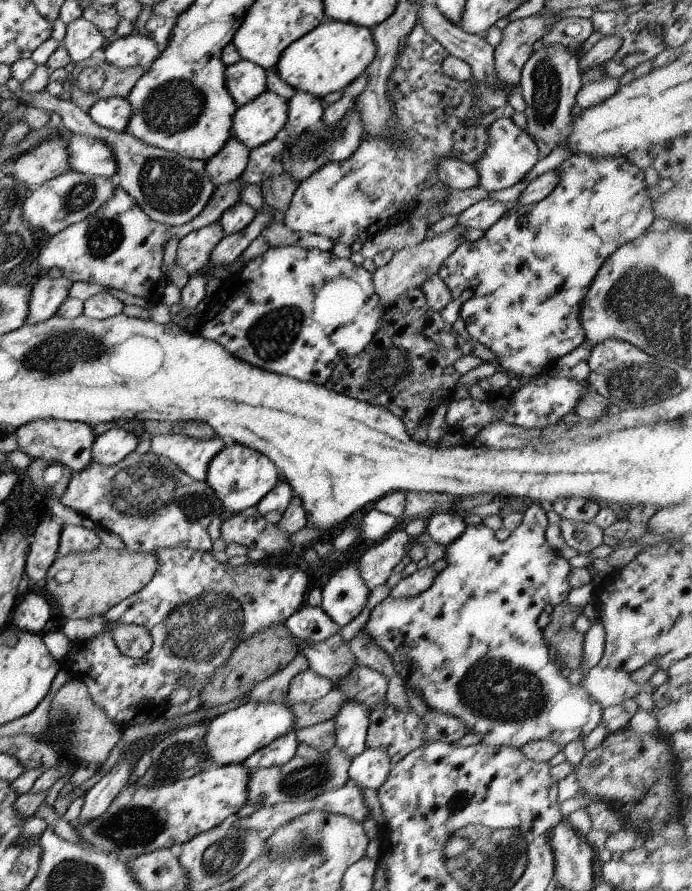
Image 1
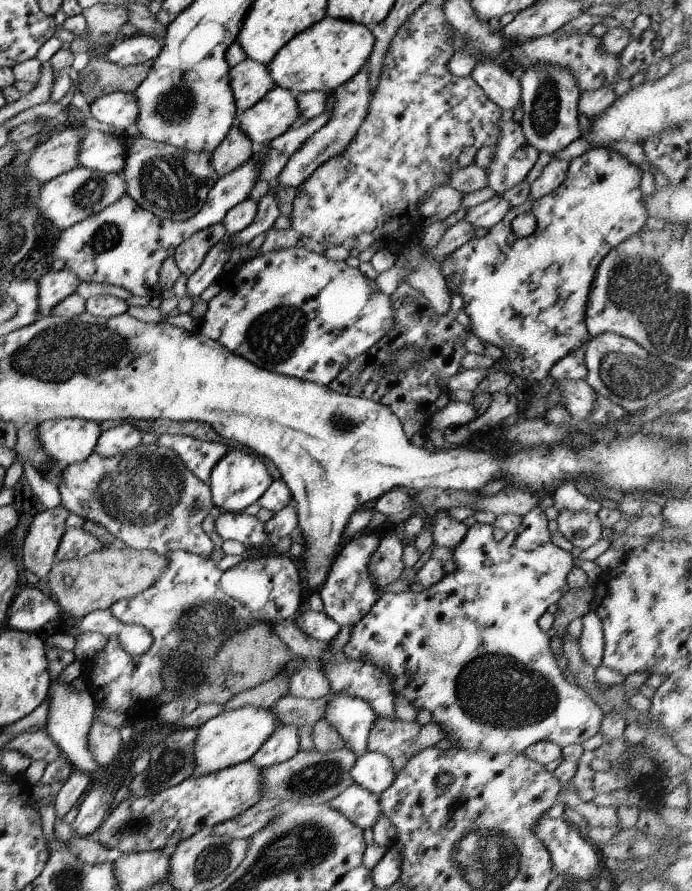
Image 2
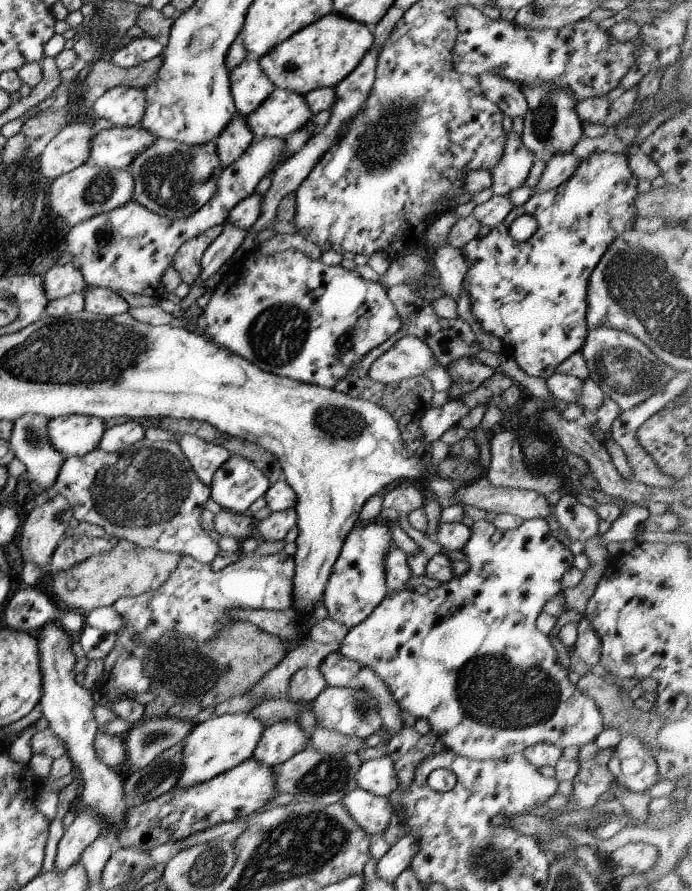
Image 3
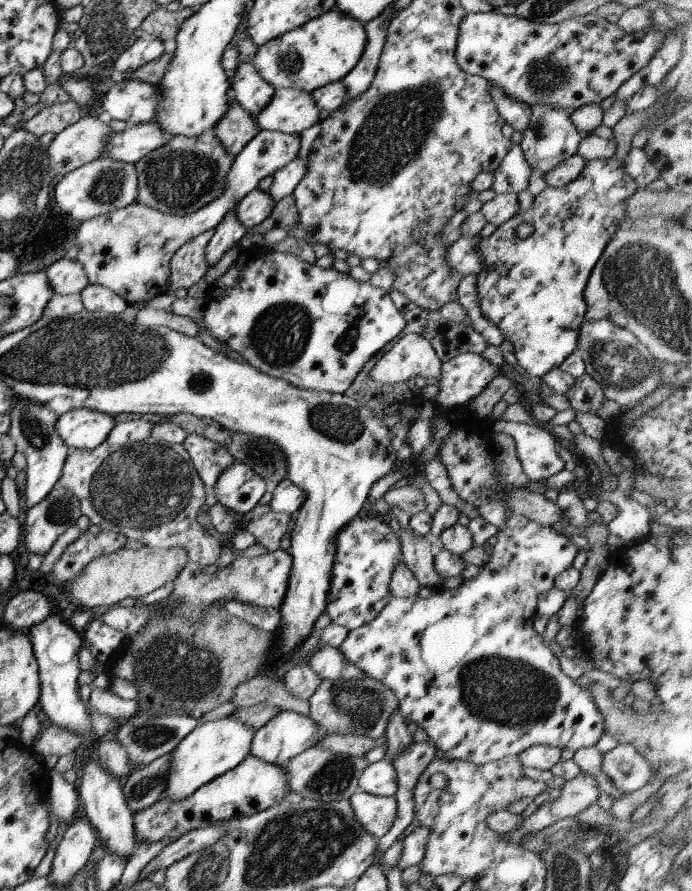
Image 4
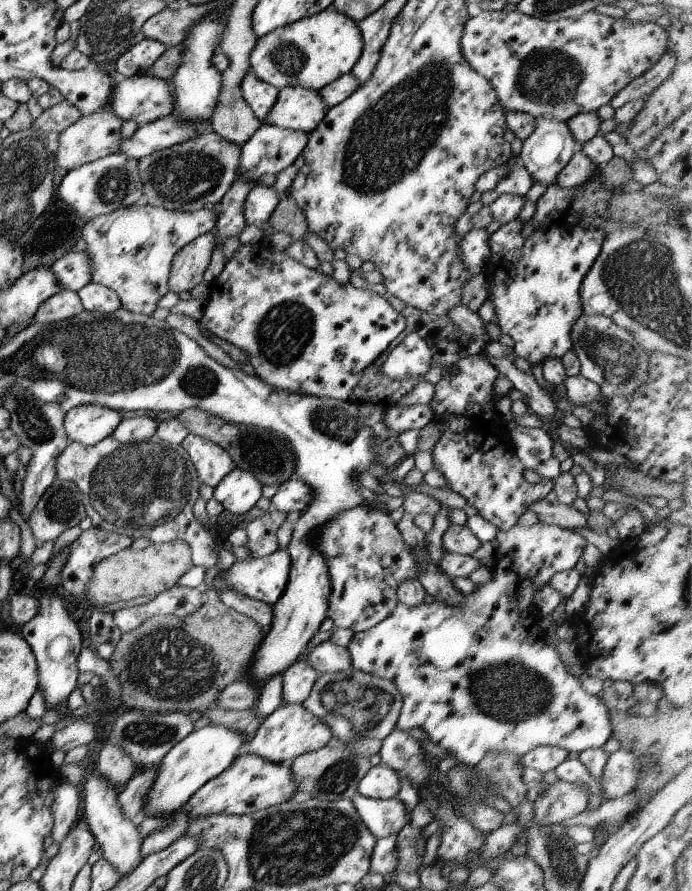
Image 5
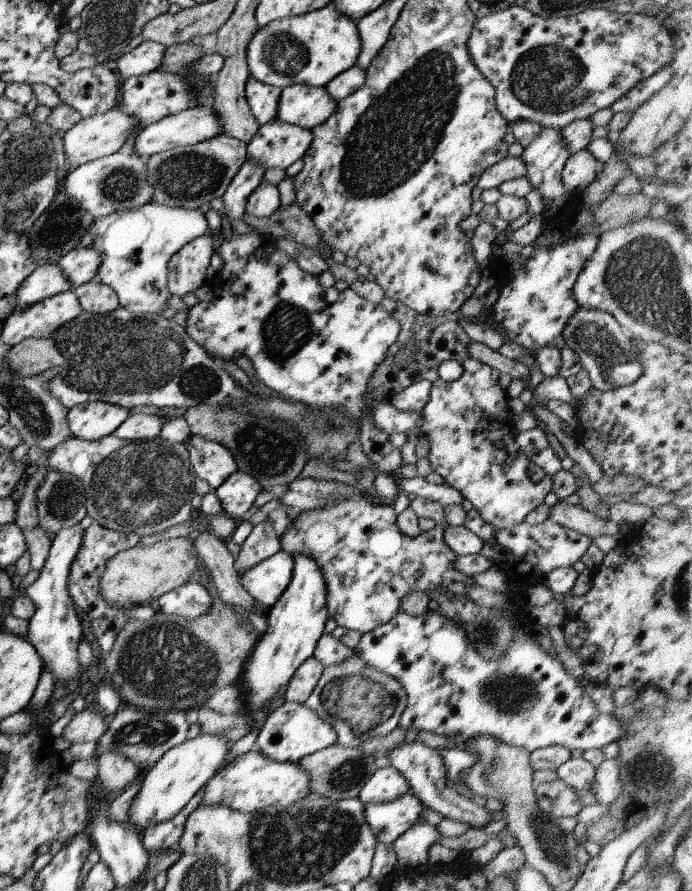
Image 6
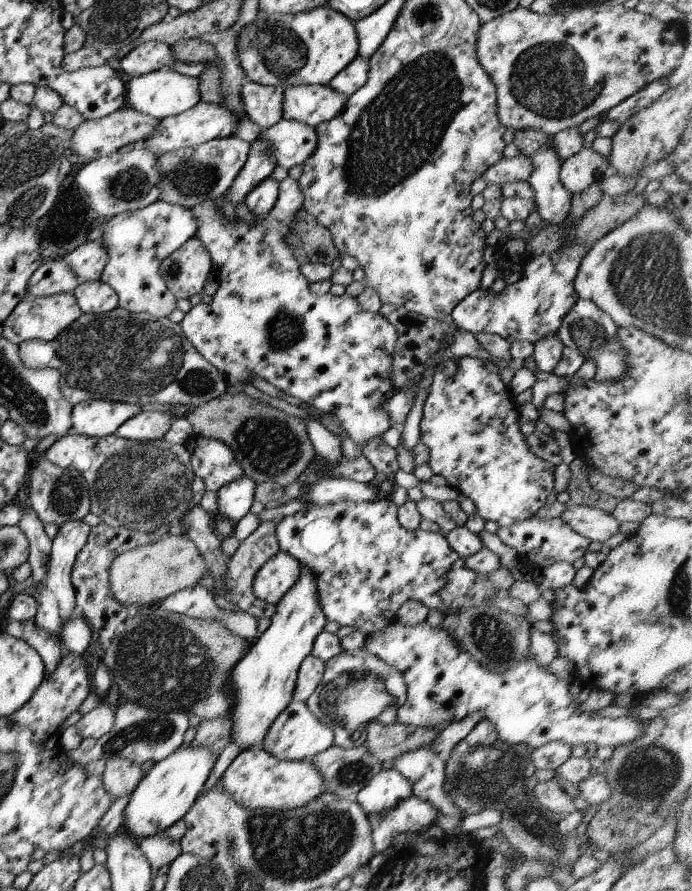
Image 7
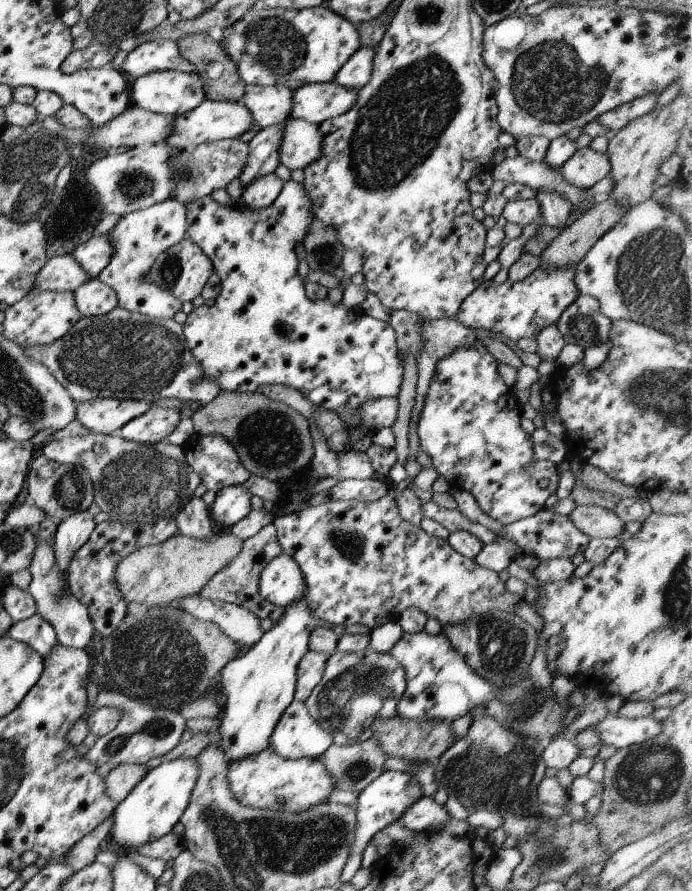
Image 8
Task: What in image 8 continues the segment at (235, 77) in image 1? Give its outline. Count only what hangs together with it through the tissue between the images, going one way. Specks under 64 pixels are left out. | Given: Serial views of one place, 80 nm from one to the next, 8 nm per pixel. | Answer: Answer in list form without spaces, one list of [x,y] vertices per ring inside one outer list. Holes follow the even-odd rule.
[[[244,85],[240,103],[249,110],[254,125],[263,129],[283,123],[289,117],[292,90],[282,85]]]

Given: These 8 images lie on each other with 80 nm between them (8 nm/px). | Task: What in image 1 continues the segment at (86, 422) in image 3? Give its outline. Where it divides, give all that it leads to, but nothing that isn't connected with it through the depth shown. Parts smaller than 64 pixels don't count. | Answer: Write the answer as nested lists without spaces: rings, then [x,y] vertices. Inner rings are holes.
[[[55,419],[37,420],[15,429],[17,449],[30,458],[67,466],[71,472],[83,470],[91,462],[91,446],[96,436],[92,428],[77,421]]]

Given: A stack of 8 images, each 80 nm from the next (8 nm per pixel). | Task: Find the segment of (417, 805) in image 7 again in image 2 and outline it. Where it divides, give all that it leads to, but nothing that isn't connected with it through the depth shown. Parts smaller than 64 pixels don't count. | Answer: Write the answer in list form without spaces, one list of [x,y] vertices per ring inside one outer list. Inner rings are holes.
[[[355,784],[347,786],[339,796],[331,798],[327,806],[343,814],[352,824],[361,828],[361,831],[371,829],[377,818],[382,815],[378,796]]]

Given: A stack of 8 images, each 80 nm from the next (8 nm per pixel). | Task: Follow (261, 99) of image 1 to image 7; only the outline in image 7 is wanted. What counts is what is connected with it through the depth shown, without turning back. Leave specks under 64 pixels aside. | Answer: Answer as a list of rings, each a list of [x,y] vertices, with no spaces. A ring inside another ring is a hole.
[[[328,85],[287,86],[281,100],[281,119],[295,120],[315,127],[343,110],[345,96]]]

